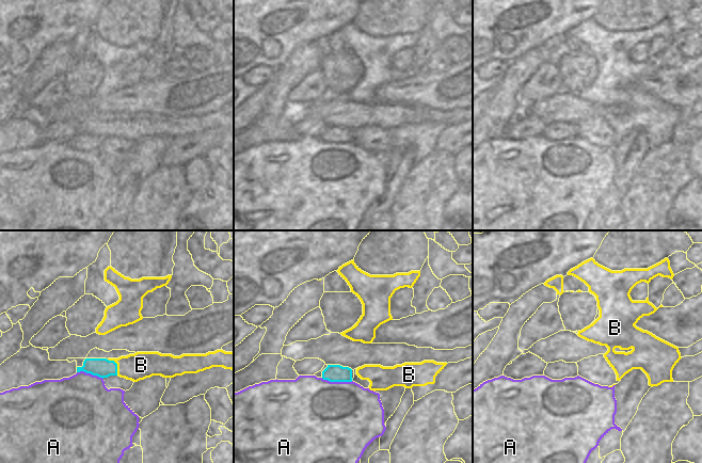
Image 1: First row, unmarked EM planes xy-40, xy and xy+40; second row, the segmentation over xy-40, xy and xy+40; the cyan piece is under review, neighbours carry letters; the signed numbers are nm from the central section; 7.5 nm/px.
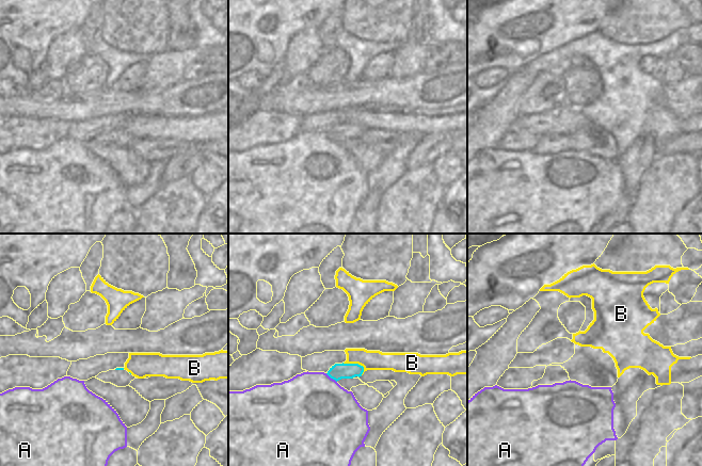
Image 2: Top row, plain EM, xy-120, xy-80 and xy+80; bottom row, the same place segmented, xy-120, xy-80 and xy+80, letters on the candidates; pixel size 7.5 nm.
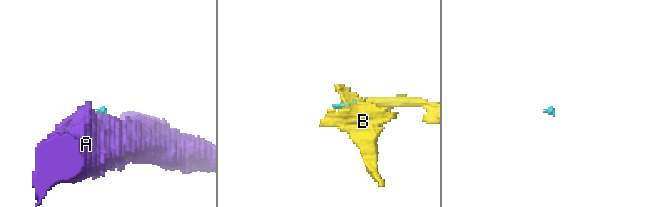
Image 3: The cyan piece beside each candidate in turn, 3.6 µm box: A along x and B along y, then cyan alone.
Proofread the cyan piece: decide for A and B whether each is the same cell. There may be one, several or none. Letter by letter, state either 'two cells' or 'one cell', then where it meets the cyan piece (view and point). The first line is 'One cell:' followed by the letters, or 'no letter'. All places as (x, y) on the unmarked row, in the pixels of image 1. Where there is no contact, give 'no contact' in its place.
One cell: no letter
A: two cells; meets cyan in xy at (337, 142)
B: two cells; meets cyan in xy-40 at (116, 126)

